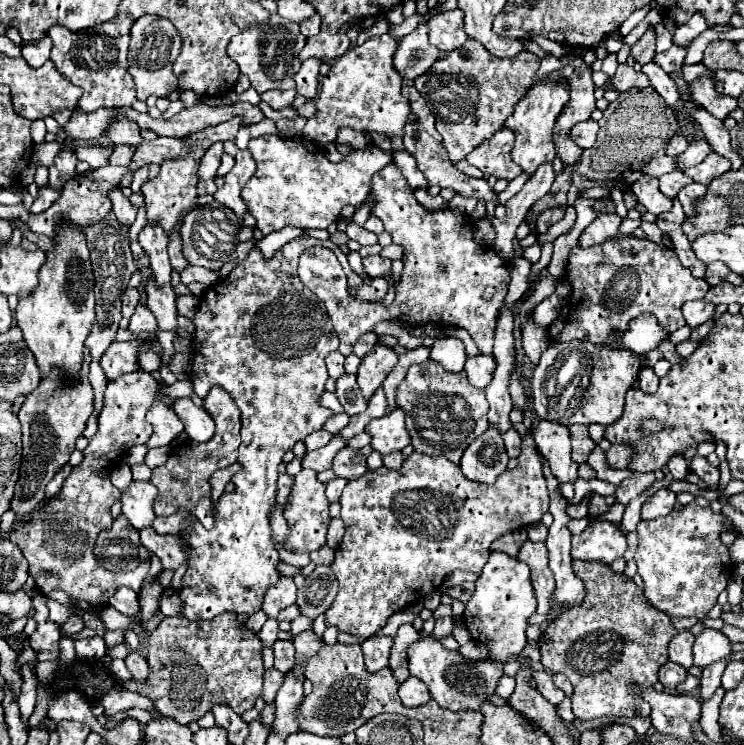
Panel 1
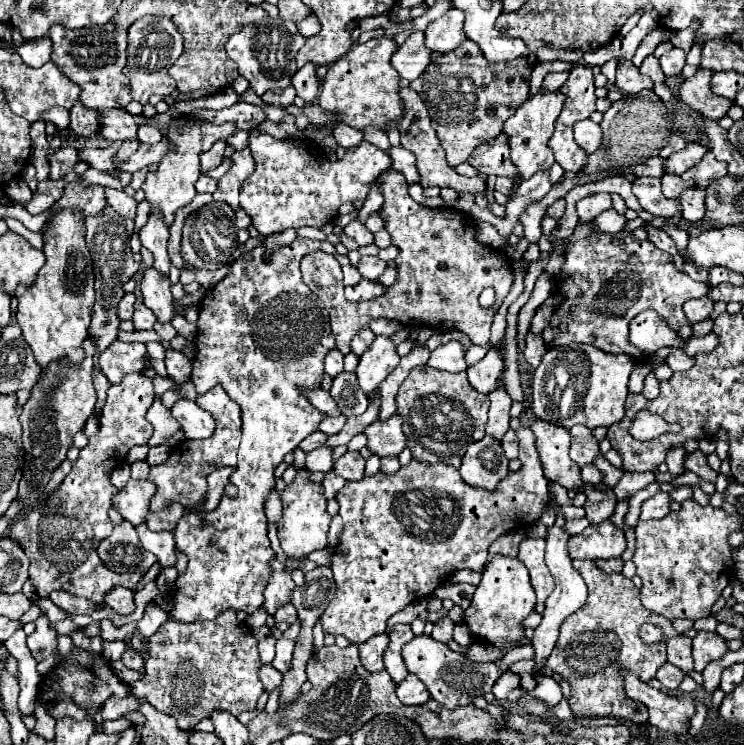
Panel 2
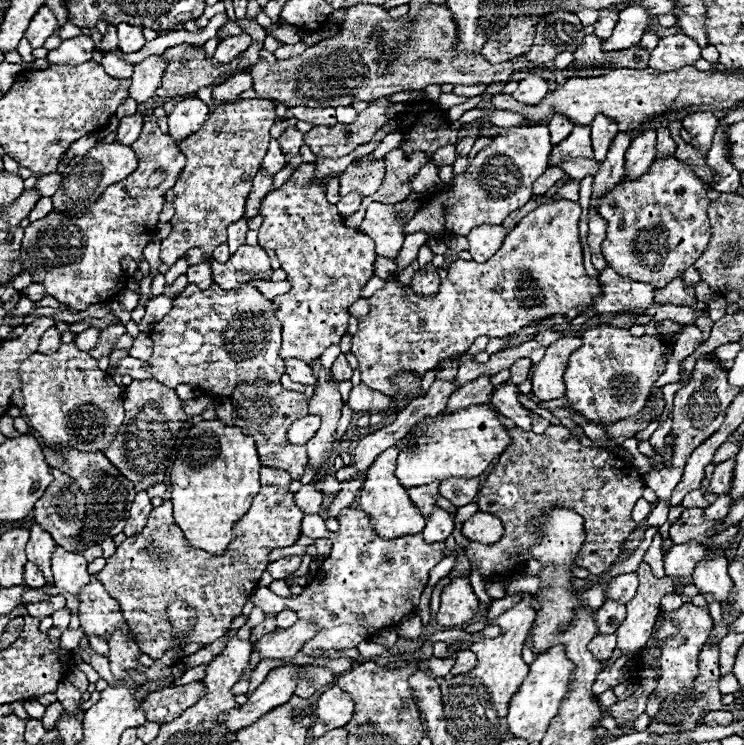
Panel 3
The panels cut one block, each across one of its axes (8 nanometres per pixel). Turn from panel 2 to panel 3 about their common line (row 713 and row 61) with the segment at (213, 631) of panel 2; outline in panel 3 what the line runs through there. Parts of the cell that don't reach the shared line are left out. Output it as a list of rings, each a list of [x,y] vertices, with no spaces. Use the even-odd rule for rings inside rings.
[[[178,44],[178,46],[172,46],[168,50],[164,50],[160,54],[162,60],[168,60],[168,68],[164,70],[164,76],[162,76],[162,82],[160,82],[160,88],[156,90],[158,96],[162,98],[174,98],[174,96],[184,96],[184,94],[194,94],[198,92],[200,88],[206,88],[206,86],[212,86],[216,78],[222,78],[224,74],[230,74],[234,76],[236,74],[236,68],[242,60],[242,54],[236,56],[232,62],[228,64],[218,64],[214,66],[210,58],[206,58],[204,54],[204,48],[202,46],[188,46],[188,44]]]

